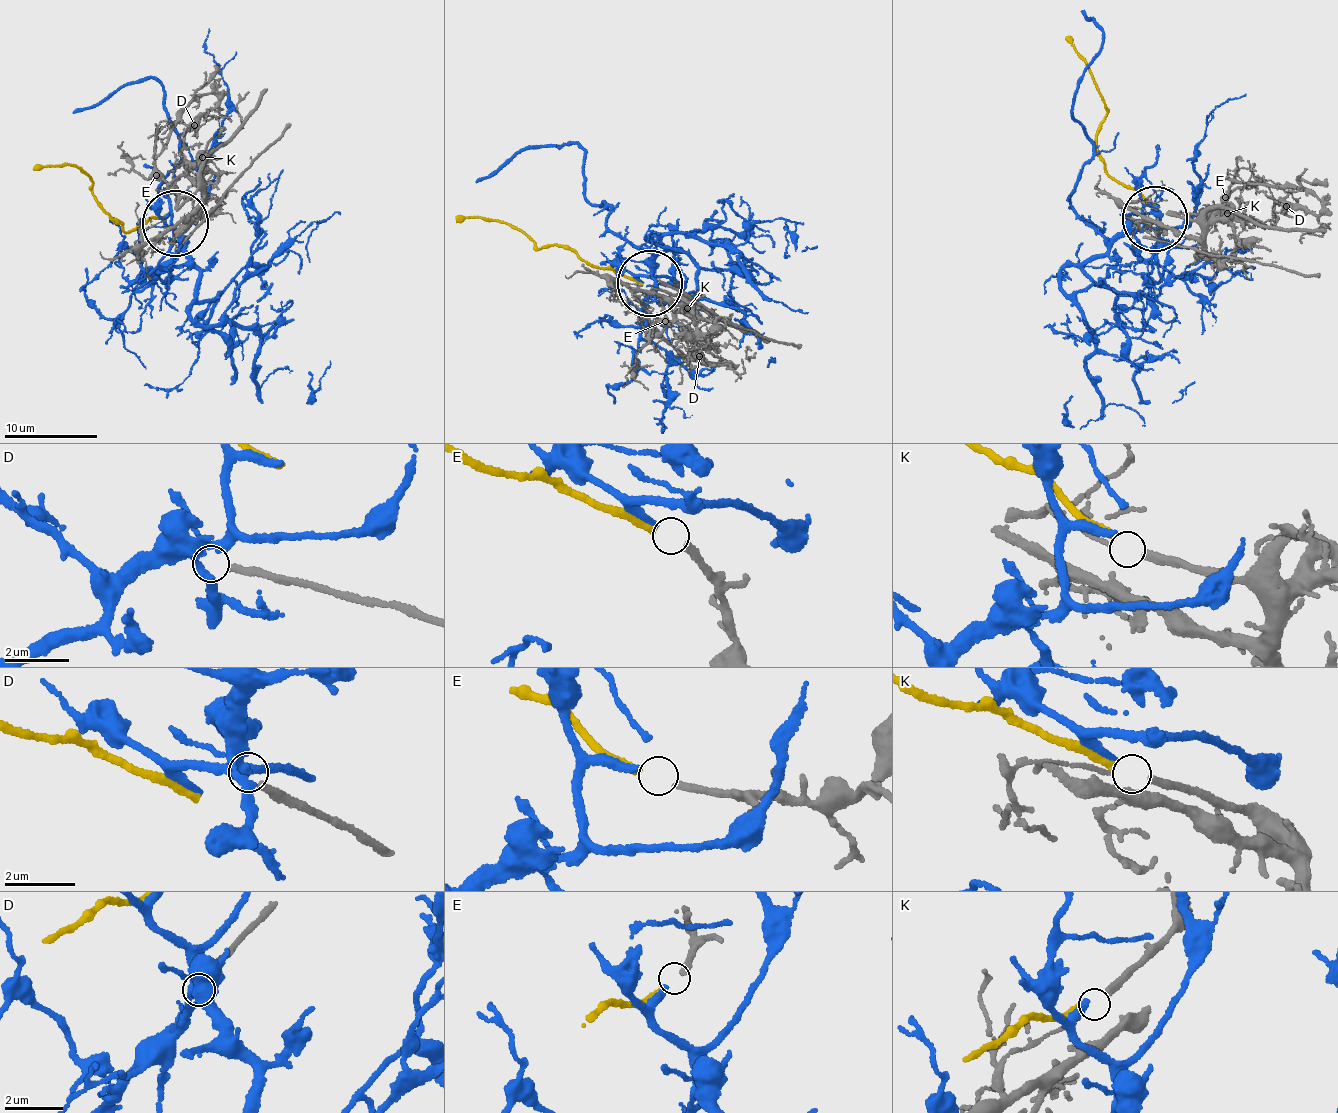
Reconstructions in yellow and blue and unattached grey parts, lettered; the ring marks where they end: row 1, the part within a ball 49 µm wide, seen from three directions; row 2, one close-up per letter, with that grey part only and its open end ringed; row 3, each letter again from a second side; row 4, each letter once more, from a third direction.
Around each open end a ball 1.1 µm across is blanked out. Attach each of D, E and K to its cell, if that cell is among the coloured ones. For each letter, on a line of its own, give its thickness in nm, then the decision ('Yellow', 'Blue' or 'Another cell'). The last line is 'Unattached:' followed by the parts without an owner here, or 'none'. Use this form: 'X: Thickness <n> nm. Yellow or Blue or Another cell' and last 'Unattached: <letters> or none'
D: Thickness 220 nm. Another cell
E: Thickness 200 nm. Blue
K: Thickness 240 nm. Yellow
Unattached: D

